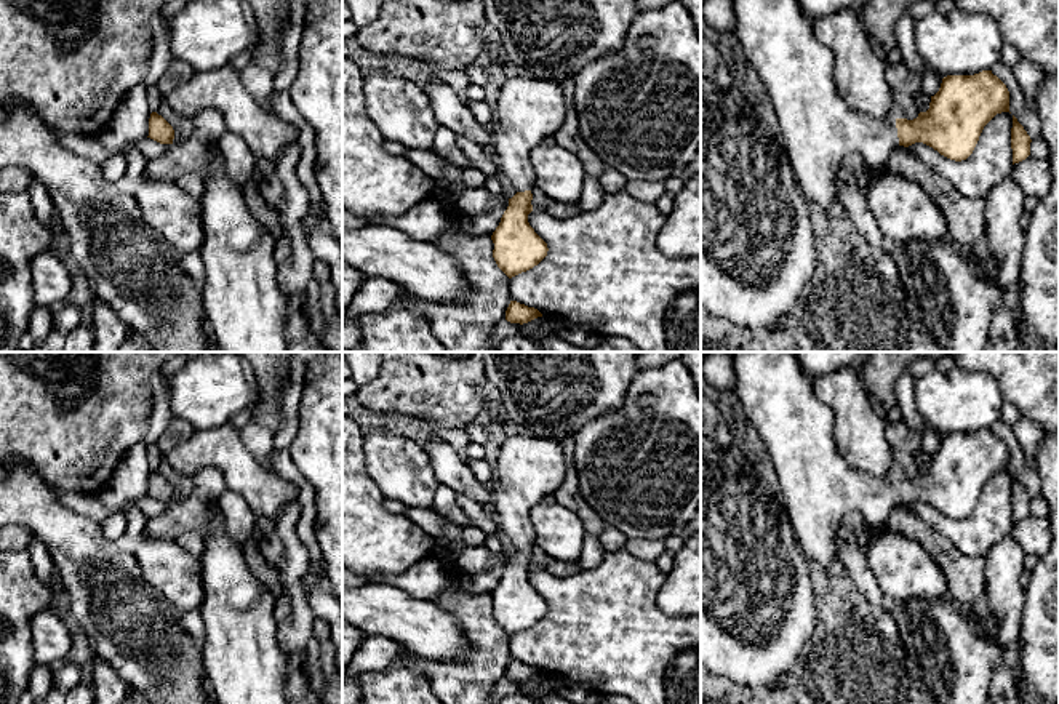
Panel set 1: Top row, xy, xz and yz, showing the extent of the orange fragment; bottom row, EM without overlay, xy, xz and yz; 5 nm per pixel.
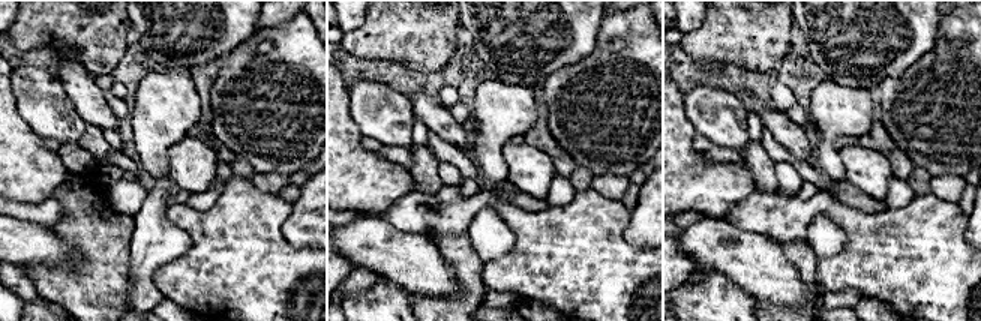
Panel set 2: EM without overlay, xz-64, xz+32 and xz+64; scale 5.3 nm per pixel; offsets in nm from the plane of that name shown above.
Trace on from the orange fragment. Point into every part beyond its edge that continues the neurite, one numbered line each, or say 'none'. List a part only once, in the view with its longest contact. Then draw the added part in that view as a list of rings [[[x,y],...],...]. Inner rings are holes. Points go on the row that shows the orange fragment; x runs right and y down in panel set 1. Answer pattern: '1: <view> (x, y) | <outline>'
1: yz (818, 127) | [[[731,0],[734,37],[755,69],[781,128],[790,165],[806,198],[827,210],[838,202],[843,160],[859,152],[870,170],[881,170],[899,147],[893,120],[878,120],[851,109],[833,80],[833,54],[822,45],[798,0]]]

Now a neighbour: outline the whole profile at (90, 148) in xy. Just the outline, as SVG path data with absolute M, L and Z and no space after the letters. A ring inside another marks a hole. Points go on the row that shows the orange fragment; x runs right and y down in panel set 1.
M50 126L56 139L69 147L74 154L82 155L98 165L102 165L112 154L98 136L82 136L75 133L66 133Z

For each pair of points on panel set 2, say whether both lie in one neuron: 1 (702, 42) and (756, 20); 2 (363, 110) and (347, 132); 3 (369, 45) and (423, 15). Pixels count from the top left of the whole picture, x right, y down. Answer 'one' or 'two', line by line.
1: one
2: two
3: one

